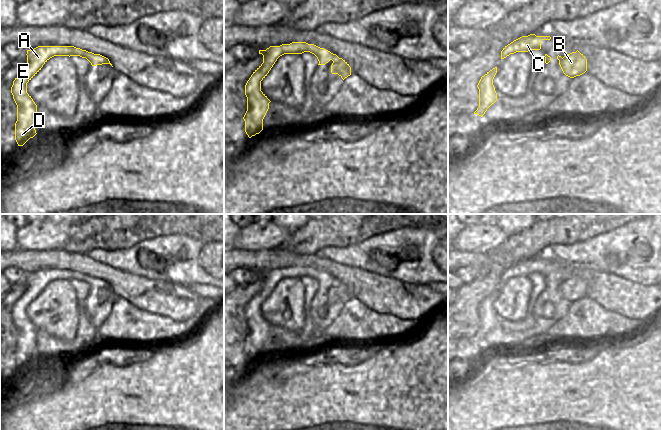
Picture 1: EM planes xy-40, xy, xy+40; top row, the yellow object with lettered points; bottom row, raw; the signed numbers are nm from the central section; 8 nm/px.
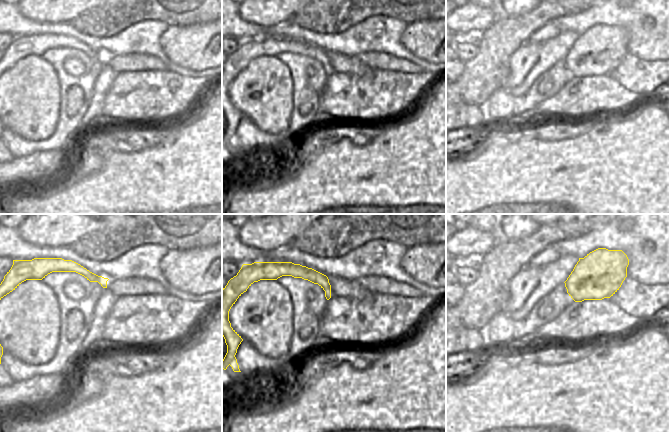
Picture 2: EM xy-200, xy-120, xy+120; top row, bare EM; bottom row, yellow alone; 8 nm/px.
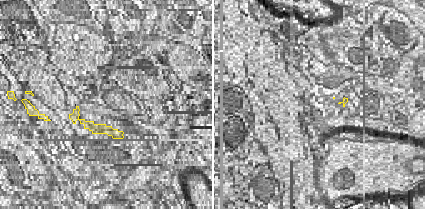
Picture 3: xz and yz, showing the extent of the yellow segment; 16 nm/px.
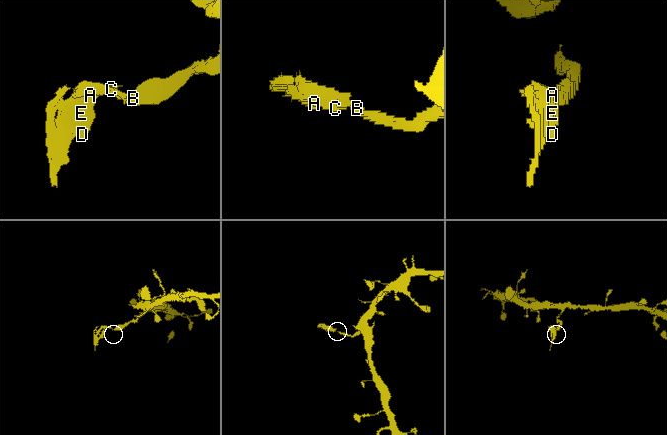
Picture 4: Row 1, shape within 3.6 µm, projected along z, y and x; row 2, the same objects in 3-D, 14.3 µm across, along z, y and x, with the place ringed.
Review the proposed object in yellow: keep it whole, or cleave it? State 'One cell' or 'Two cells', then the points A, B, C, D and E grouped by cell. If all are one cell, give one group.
Two cells. Groups: A C D E / B.

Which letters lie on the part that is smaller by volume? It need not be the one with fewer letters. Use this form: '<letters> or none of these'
A, C, D, E.

